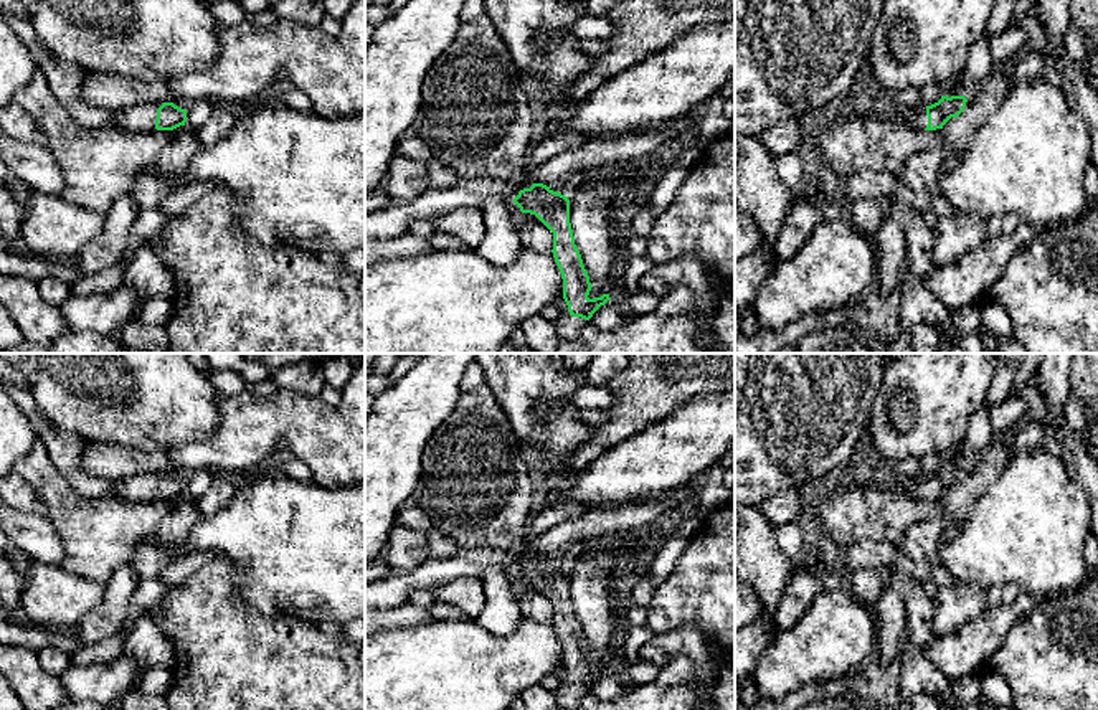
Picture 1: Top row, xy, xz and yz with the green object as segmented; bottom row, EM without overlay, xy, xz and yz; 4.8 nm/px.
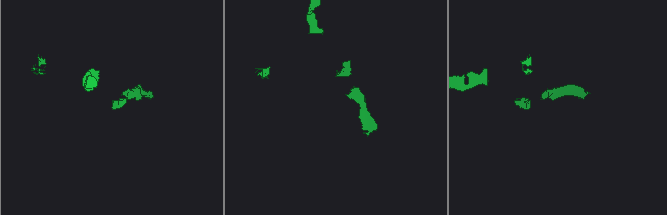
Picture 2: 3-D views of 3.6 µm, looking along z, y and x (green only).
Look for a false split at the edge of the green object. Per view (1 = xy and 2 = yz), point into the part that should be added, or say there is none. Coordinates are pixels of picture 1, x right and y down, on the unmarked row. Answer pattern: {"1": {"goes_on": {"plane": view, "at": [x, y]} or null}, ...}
{"1": {"goes_on": {"plane": "xy", "at": [141, 487]}}, "2": {"goes_on": {"plane": "yz", "at": [915, 487]}}}

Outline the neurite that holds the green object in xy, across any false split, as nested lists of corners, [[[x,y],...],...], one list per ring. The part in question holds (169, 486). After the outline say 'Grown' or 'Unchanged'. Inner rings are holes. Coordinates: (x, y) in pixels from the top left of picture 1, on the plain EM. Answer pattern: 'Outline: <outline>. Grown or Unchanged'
Outline: [[[144,472],[111,482],[112,489],[107,497],[132,502],[173,500],[187,492],[187,480],[173,472]]]. Grown

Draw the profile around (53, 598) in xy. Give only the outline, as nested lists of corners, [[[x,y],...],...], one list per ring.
[[[33,561],[25,573],[21,609],[41,627],[79,624],[104,601],[104,585],[63,570],[59,565]]]

